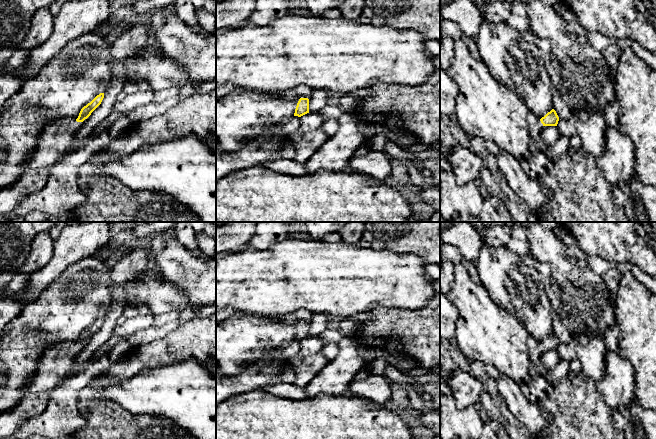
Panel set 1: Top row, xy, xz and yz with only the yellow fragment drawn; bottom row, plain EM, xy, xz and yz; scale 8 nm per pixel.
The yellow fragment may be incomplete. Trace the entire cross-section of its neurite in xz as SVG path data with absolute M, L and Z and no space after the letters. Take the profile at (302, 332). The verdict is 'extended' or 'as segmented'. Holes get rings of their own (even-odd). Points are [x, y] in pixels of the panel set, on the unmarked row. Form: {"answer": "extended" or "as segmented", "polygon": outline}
{"answer": "extended", "polygon": "M299 310L295 312L292 316L276 316L272 319L279 321L281 323L290 323L294 325L296 322L299 323L294 340L301 341L309 337L309 321L312 317L312 313L305 310Z"}

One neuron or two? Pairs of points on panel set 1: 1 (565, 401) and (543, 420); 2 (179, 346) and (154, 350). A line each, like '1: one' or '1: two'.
1: two
2: one

